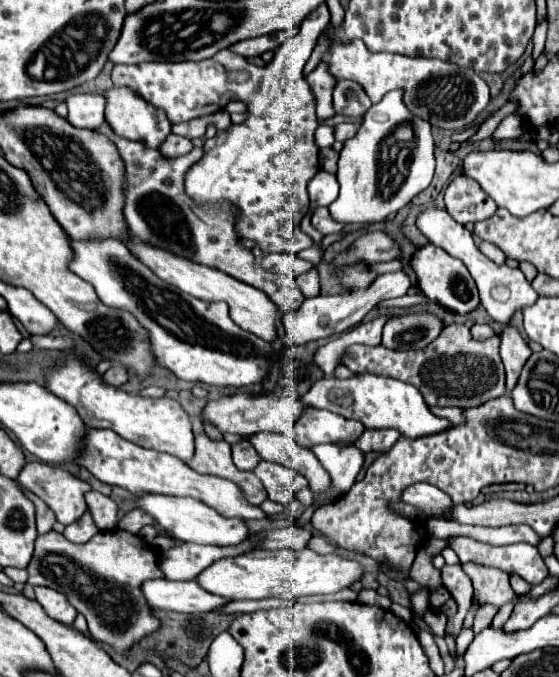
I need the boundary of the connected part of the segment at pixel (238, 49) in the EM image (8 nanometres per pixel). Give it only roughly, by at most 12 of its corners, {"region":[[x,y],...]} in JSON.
{"region":[[260,35],[240,41],[230,49],[250,59],[273,51],[282,41],[278,35]]}

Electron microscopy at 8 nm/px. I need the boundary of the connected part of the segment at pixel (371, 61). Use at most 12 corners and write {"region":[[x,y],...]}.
{"region":[[330,47],[330,73],[372,103],[402,89],[416,117],[464,131],[486,81],[434,57]]}

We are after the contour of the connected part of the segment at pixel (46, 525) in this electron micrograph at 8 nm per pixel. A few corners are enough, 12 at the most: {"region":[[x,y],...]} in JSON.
{"region":[[34,493],[24,495],[34,501],[36,525],[40,535],[48,533],[56,523],[54,513]]}

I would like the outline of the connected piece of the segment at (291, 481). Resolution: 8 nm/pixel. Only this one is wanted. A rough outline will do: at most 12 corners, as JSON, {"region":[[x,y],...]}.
{"region":[[261,459],[260,481],[268,499],[290,507],[308,487],[298,471]]}

